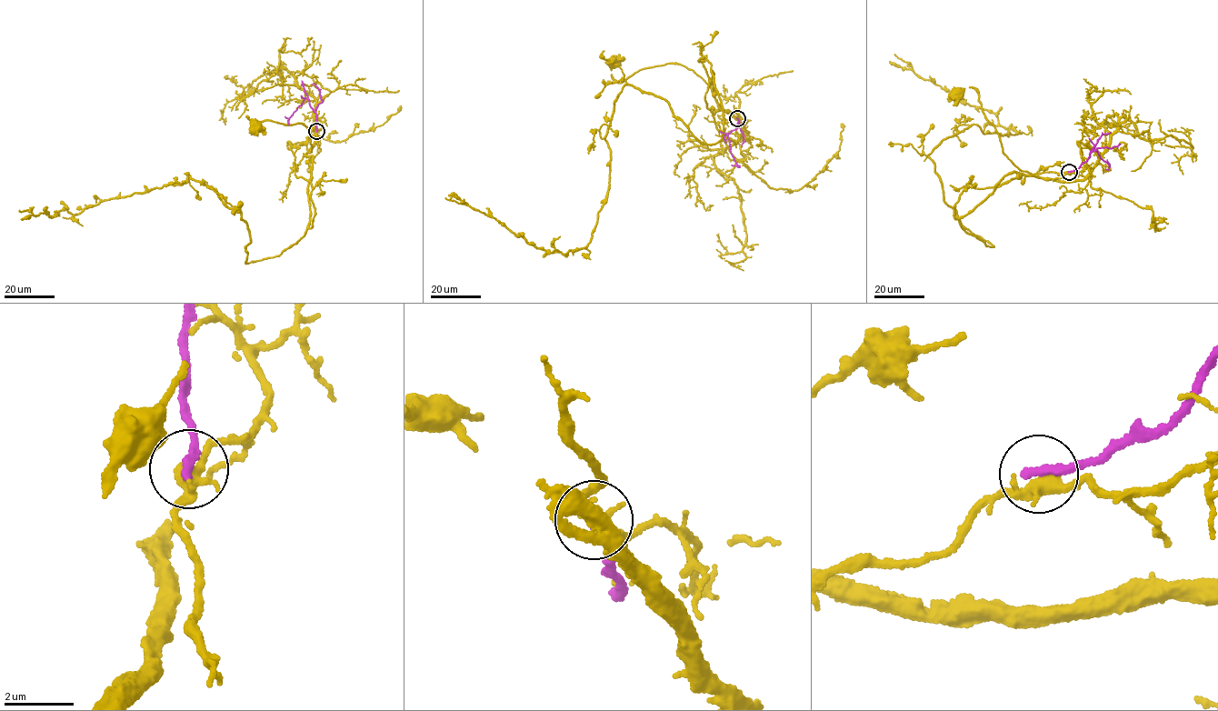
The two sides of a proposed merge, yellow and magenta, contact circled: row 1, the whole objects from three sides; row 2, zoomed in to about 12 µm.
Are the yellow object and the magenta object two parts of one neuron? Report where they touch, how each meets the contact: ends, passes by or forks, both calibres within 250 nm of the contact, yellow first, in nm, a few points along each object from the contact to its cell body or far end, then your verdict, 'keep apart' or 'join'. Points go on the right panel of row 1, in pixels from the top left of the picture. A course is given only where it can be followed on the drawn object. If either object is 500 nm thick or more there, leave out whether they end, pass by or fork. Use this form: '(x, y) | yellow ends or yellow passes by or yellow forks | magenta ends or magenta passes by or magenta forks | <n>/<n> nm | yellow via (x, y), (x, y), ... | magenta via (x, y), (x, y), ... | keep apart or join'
(1069, 172) | yellow passes by | magenta ends | 400/280 nm | yellow via (1069, 172), (1091, 169), (1076, 181), (1023, 172), (1003, 153), (978, 91), (969, 87), (955, 94) | magenta via (1069, 172), (1087, 161), (1094, 145), (1100, 157), (1109, 165), (1106, 169) | keep apart

